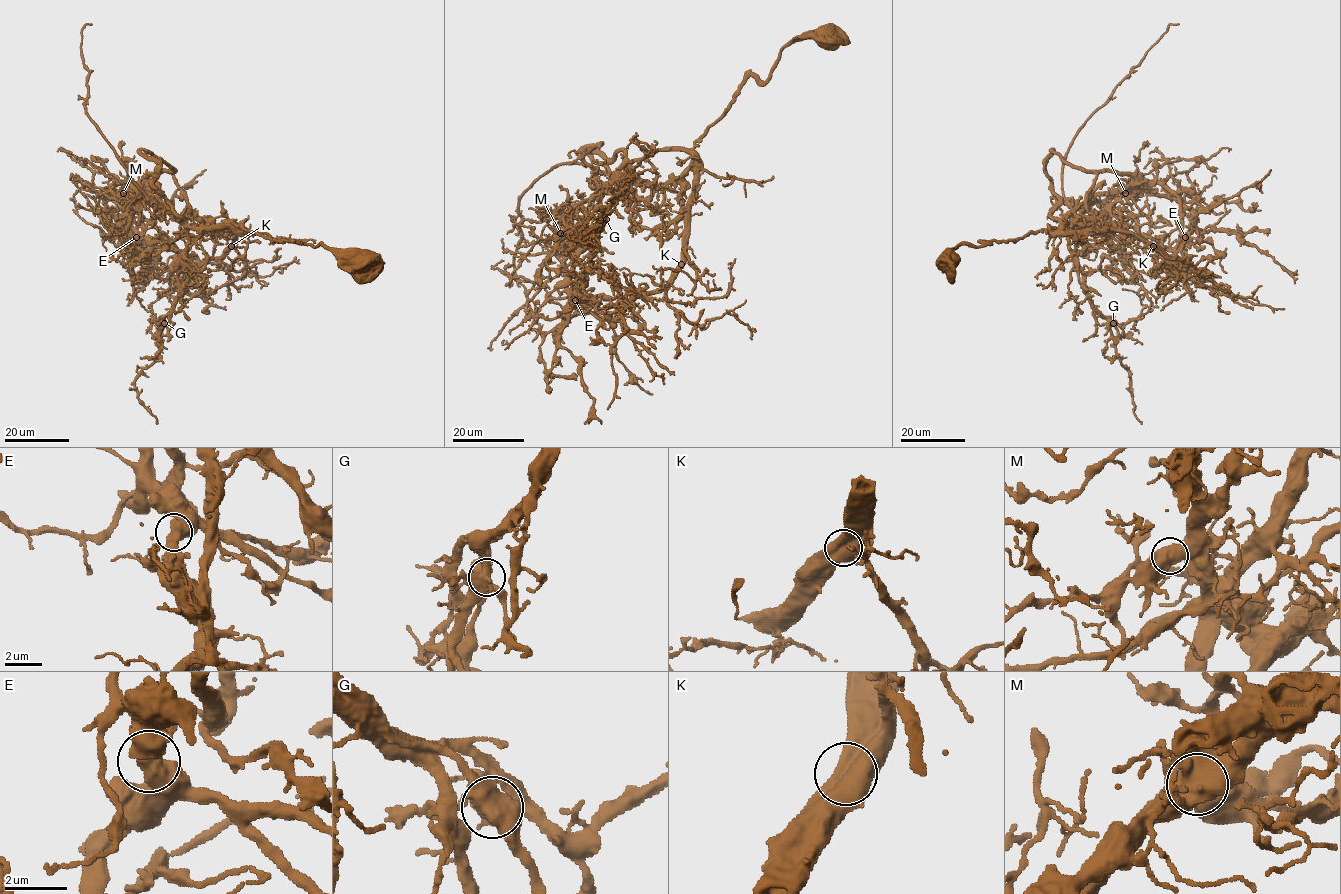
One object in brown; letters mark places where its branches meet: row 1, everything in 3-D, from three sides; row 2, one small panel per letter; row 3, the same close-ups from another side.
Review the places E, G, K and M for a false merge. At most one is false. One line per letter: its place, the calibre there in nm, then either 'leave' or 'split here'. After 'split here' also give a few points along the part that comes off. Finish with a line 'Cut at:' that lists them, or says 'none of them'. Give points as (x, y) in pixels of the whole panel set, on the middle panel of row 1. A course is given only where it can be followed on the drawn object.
E: at (575, 300); 650 nm thick; leave
G: at (606, 219); 700 nm thick; leave
K: at (681, 264); 650 nm thick; leave
M: at (560, 233); 650 nm thick; leave
Cut at: none of them

